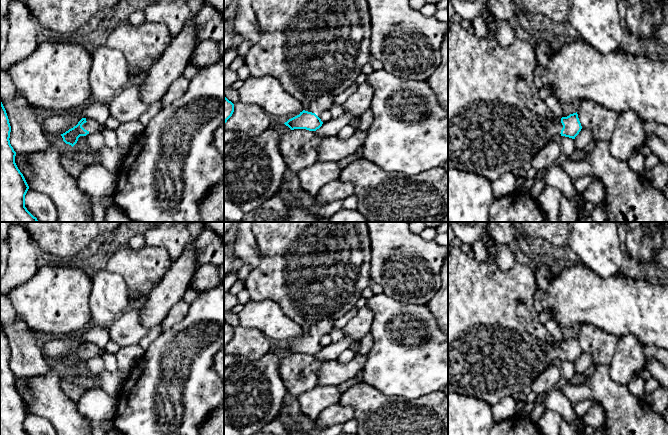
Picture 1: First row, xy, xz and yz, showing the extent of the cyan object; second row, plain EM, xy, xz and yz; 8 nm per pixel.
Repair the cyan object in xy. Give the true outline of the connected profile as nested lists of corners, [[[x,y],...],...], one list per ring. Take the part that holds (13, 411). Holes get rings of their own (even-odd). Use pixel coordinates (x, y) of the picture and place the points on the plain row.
[[[0,325],[0,435],[28,435],[25,419],[29,410],[15,387],[10,356],[9,343]]]

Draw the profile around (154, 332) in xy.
[[[156,325],[149,328],[146,335],[140,340],[139,345],[145,351],[163,332],[164,330],[161,325]]]

